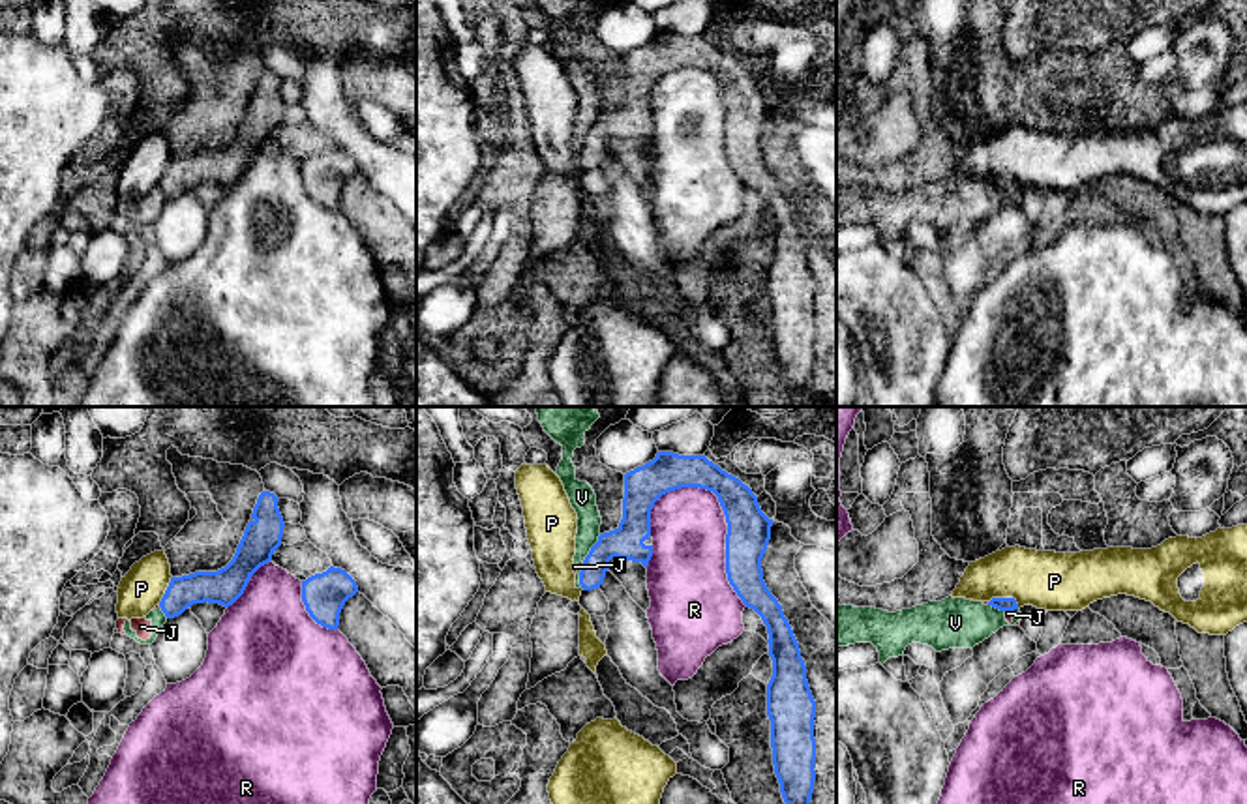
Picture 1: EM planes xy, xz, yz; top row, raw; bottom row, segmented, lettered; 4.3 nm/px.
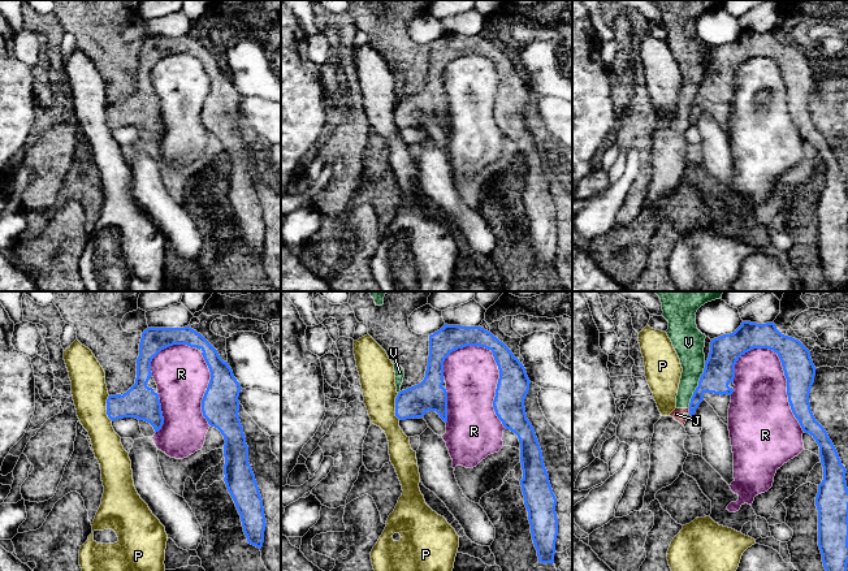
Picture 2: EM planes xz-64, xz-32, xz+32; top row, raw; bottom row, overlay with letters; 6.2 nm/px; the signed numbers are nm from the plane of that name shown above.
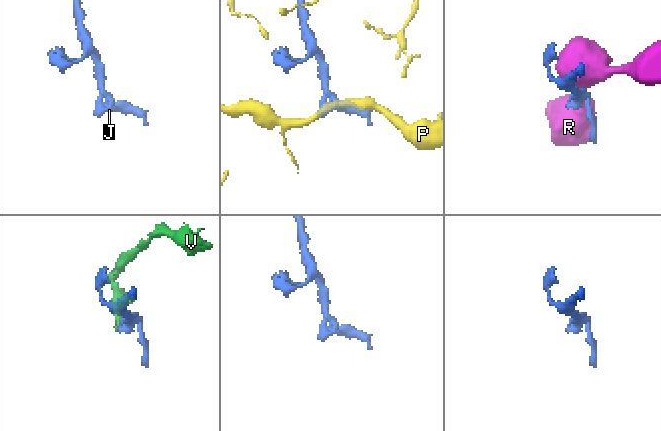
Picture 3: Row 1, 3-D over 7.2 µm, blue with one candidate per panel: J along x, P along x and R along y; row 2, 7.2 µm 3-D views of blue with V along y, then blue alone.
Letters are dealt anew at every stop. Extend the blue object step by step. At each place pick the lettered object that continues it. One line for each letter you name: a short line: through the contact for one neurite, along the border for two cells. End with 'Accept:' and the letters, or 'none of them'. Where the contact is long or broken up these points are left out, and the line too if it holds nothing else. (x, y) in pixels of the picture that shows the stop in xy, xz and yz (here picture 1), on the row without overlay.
Accept: none of them

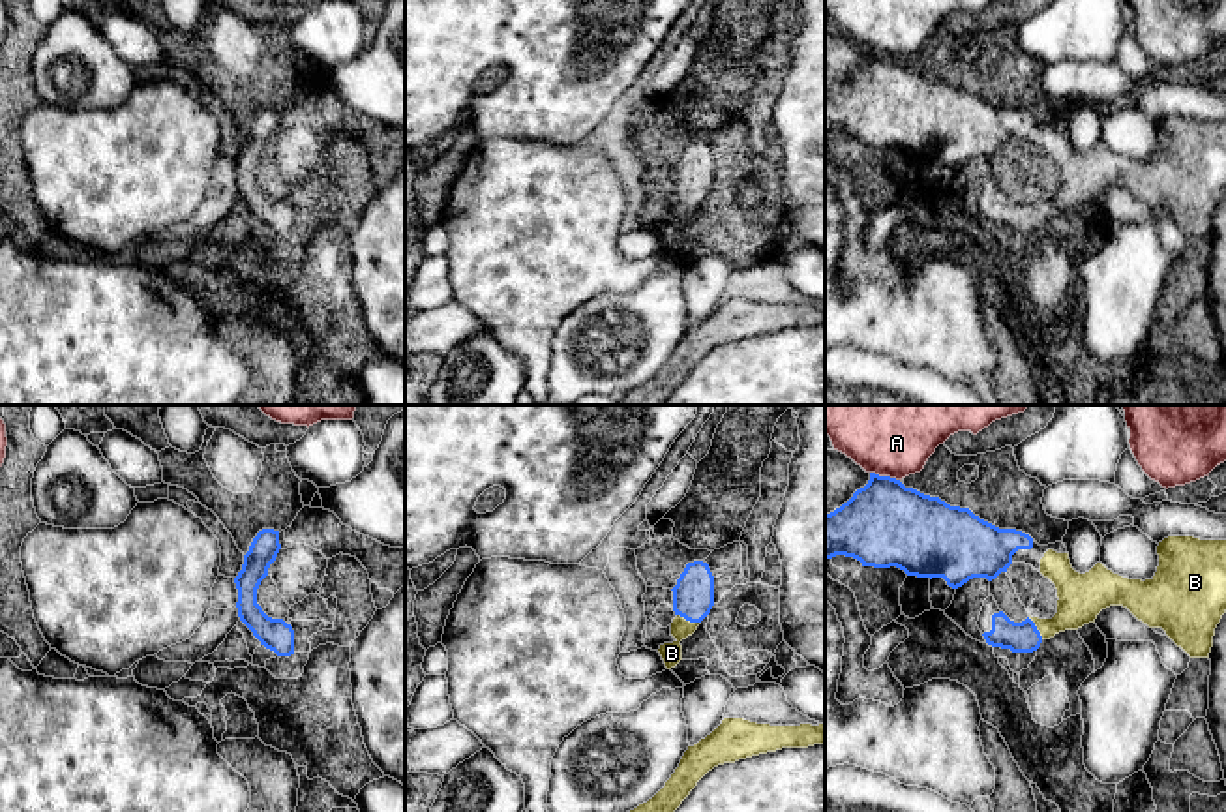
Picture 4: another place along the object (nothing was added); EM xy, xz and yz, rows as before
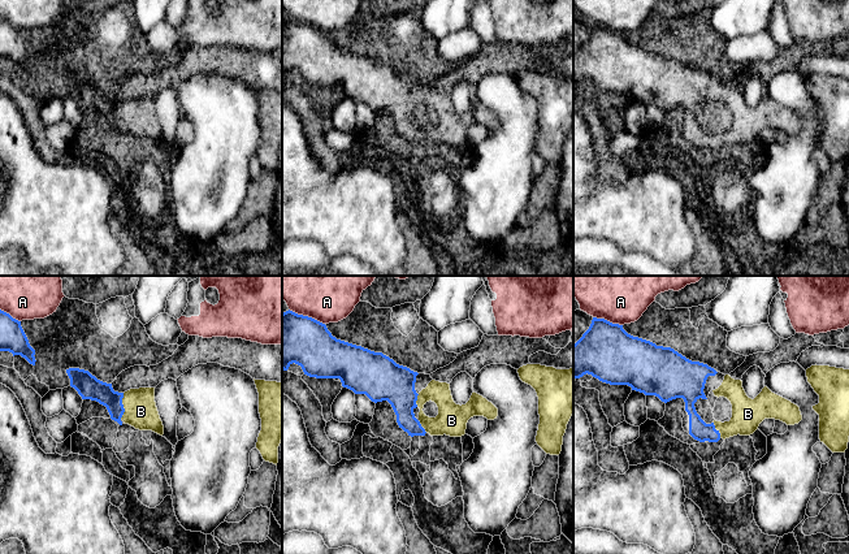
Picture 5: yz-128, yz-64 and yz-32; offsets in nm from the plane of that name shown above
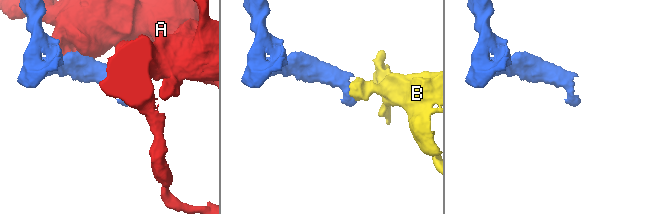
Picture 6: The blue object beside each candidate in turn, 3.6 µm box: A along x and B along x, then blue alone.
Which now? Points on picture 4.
B: Line: xz (694, 173), (688, 199), (681, 207), (672, 233)
Accept: B

